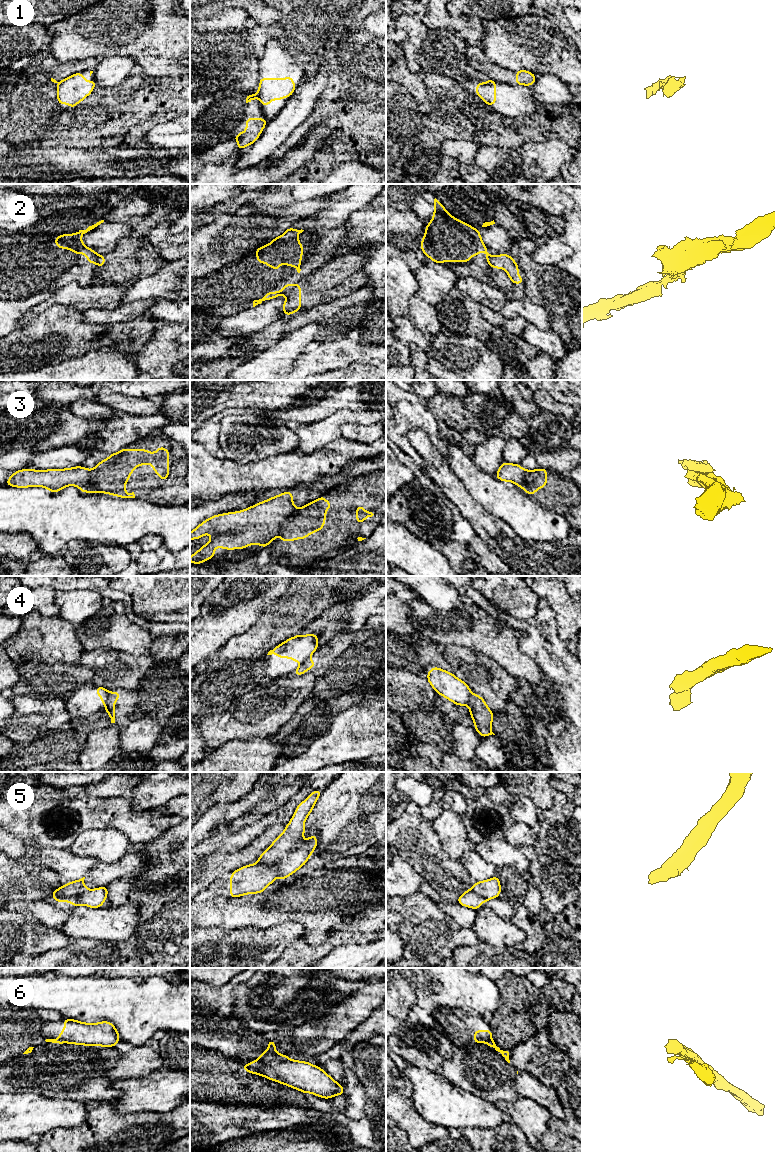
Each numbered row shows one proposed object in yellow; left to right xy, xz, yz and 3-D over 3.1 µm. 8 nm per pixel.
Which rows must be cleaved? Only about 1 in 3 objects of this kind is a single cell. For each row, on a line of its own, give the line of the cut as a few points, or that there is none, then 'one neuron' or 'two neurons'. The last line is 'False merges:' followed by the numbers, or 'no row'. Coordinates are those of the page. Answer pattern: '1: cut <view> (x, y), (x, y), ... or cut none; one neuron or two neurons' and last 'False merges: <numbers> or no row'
1: cut xz (256, 94), (258, 97); two neurons
2: cut xz (296, 285), (286, 295); two neurons
3: cut xz (297, 509), (281, 524), (278, 530); two neurons
4: cut xy (110, 693), (105, 704); two neurons
5: cut xy (88, 889), (80, 894), (61, 896), (55, 899); two neurons
6: cut xz (256, 1061), (259, 1070), (264, 1075); two neurons
False merges: 1, 2, 3, 4, 5, 6

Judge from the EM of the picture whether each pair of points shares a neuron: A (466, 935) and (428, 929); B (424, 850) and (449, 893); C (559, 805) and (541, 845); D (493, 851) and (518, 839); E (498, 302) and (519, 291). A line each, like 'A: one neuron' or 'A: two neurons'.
A: one neuron
B: one neuron
C: one neuron
D: two neurons
E: two neurons

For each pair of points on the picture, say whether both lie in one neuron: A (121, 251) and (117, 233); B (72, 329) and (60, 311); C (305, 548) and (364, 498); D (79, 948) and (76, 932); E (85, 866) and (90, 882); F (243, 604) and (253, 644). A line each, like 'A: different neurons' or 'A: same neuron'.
A: different neurons
B: same neuron
C: same neuron
D: different neurons
E: different neurons
F: different neurons

